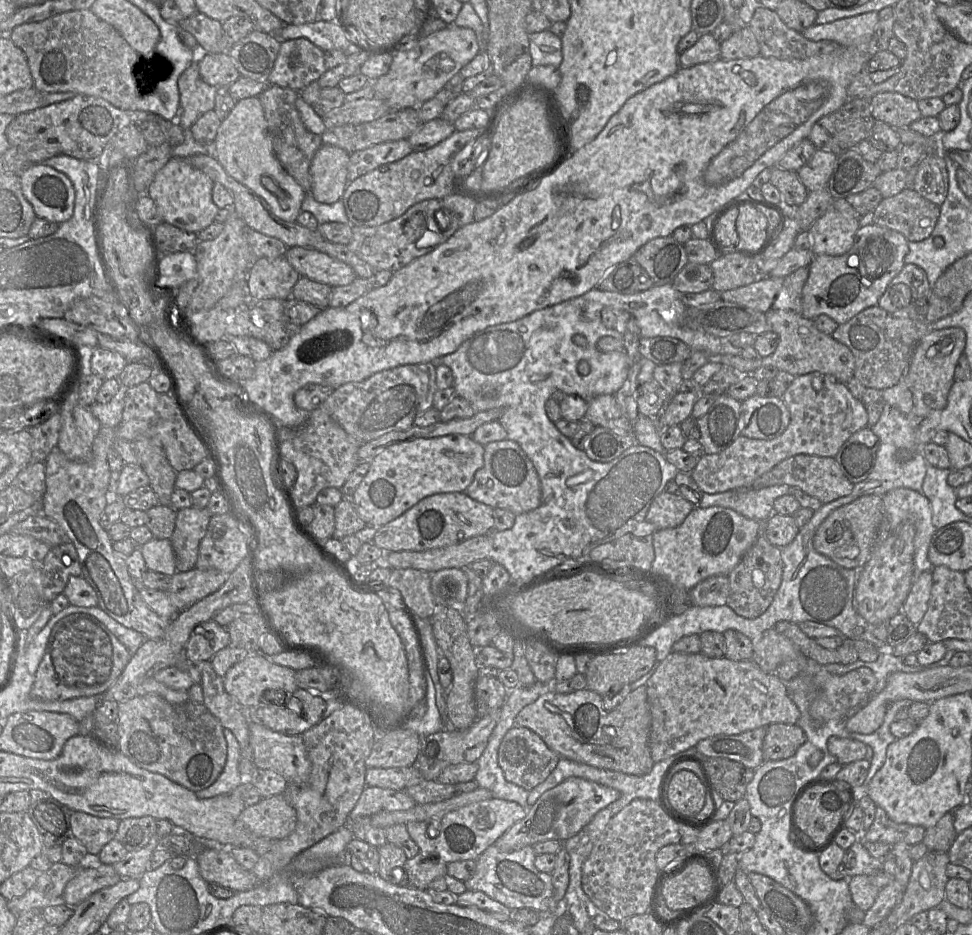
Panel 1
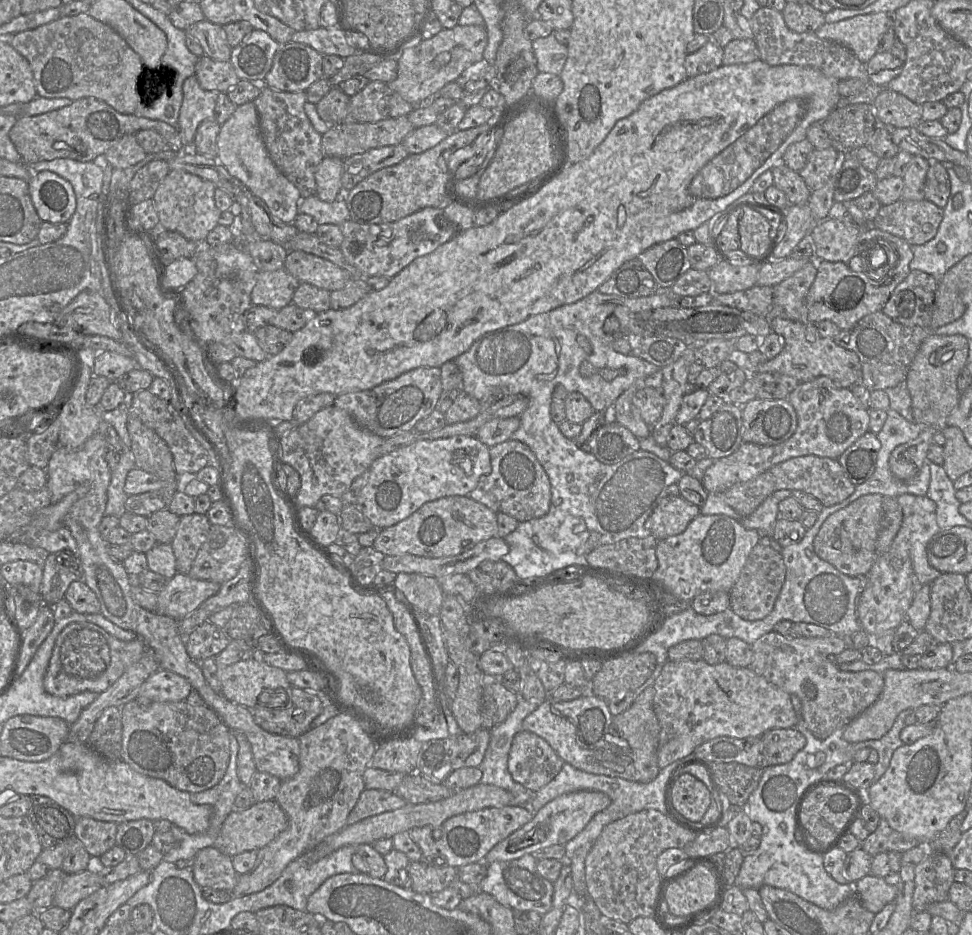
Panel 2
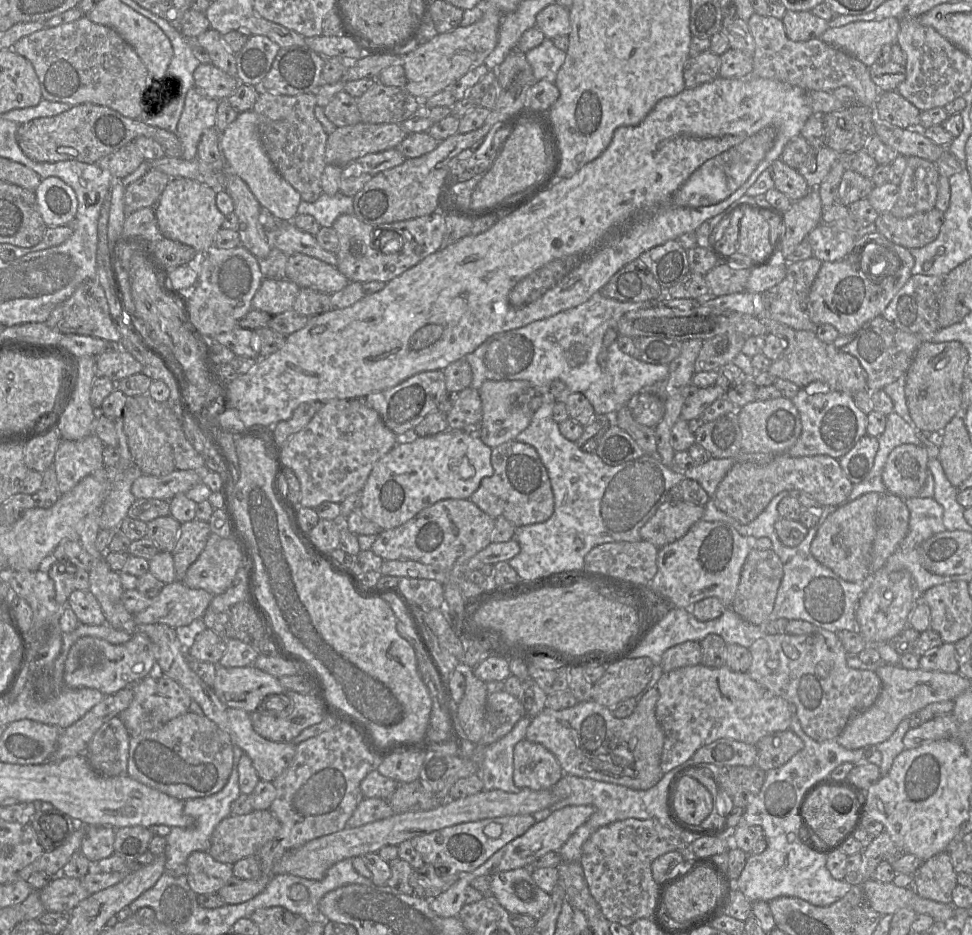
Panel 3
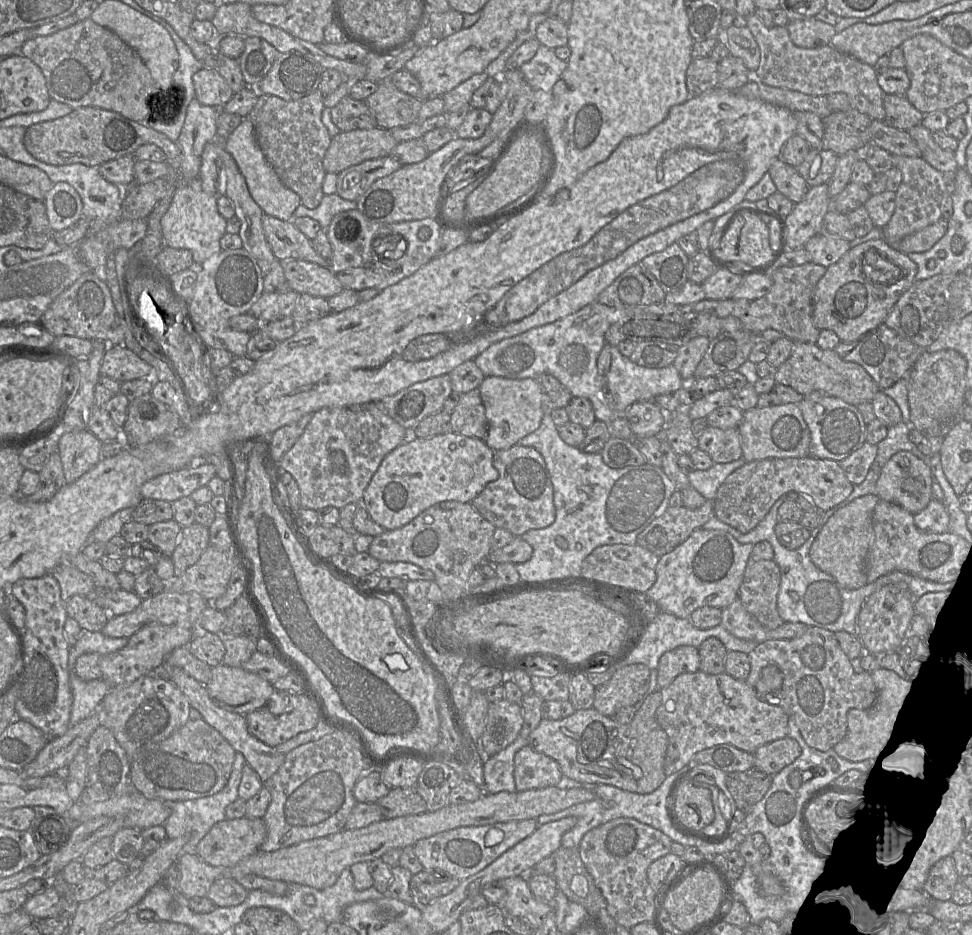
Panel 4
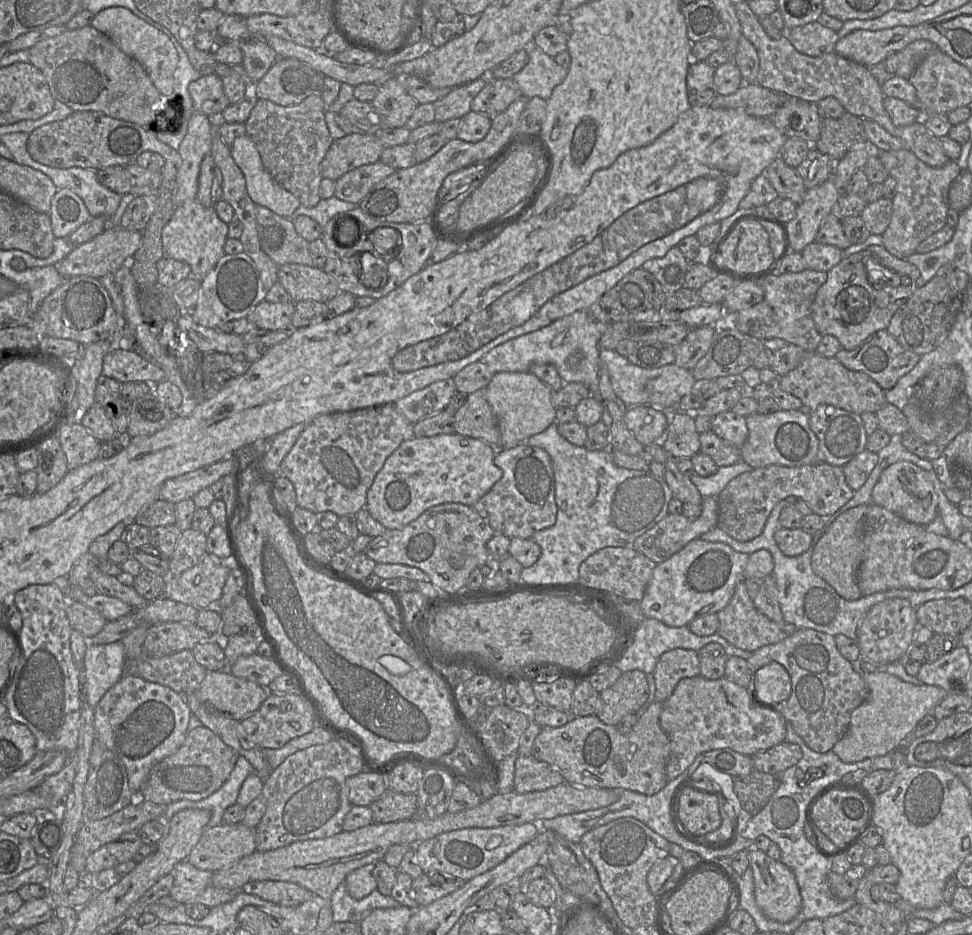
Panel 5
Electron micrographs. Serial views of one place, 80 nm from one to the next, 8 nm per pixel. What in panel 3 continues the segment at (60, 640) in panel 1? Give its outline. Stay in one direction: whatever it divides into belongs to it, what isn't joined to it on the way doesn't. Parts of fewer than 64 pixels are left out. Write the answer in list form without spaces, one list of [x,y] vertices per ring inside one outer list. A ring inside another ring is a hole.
[[[136,633],[123,644],[112,644],[93,636],[79,638],[65,660],[63,681],[69,688],[94,688],[105,696],[153,674],[157,670],[158,648],[146,634]]]

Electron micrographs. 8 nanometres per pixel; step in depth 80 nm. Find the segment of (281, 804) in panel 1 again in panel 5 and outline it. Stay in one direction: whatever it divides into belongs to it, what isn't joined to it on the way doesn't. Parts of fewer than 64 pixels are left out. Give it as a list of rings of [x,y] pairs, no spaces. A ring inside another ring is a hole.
[[[242,822],[237,824],[221,823],[205,829],[187,857],[187,861],[200,870],[216,872],[238,862],[254,851],[256,851],[256,829],[249,828]]]

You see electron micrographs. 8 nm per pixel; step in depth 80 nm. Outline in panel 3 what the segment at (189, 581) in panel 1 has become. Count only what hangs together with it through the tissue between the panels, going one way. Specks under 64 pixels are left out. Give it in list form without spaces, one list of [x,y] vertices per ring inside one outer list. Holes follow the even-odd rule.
[[[182,580],[166,584],[151,604],[134,615],[137,624],[166,624],[187,627],[188,636],[203,625],[203,615],[213,595],[203,589],[187,587]]]

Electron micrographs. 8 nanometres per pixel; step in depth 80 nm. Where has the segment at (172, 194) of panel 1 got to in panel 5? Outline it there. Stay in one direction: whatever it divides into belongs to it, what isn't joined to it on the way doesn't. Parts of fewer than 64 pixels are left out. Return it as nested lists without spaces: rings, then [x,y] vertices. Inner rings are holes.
[[[197,199],[186,200],[177,206],[161,233],[161,242],[167,257],[187,263],[191,277],[202,281],[226,254],[224,245],[228,238],[228,224],[217,215],[215,207],[205,207]]]

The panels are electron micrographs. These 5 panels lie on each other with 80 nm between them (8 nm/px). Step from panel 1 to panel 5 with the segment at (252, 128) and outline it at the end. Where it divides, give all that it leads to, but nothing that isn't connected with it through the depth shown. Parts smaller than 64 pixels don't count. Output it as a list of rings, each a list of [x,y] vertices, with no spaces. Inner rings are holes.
[[[247,135],[234,140],[231,155],[243,173],[251,200],[274,213],[287,218],[300,207],[300,201],[281,187],[265,169],[261,156]]]

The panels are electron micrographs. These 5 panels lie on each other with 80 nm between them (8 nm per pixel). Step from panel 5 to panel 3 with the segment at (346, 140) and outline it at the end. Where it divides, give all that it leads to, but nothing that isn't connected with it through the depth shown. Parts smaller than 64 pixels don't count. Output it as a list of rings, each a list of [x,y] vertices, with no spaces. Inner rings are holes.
[[[371,124],[337,127],[328,135],[325,163],[344,166],[367,154],[396,148],[407,134],[401,124]]]

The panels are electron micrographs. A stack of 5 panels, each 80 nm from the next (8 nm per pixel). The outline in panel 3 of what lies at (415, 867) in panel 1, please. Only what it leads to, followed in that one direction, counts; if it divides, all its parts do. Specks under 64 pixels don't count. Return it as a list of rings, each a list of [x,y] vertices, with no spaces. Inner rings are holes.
[[[424,862],[422,867],[412,871],[409,882],[415,895],[431,900],[448,890],[459,878],[460,873],[439,872]]]

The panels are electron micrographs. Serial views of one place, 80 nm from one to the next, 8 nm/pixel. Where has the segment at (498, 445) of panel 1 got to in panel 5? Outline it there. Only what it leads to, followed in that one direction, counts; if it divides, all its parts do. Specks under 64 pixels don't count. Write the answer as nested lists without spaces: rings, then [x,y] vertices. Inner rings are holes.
[[[524,442],[511,449],[498,449],[494,463],[503,471],[503,475],[472,505],[473,509],[496,533],[509,538],[530,539],[535,532],[553,526],[556,523],[558,509],[550,455],[542,448]]]

